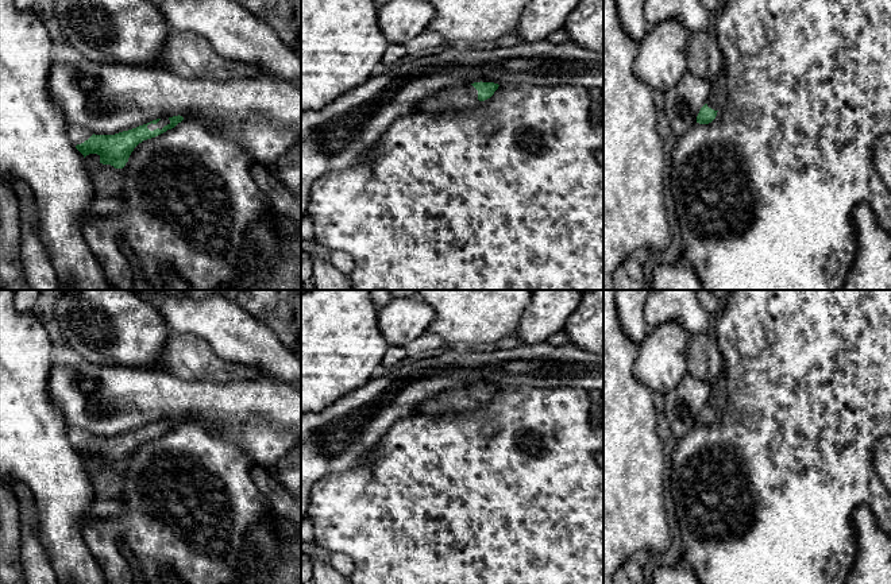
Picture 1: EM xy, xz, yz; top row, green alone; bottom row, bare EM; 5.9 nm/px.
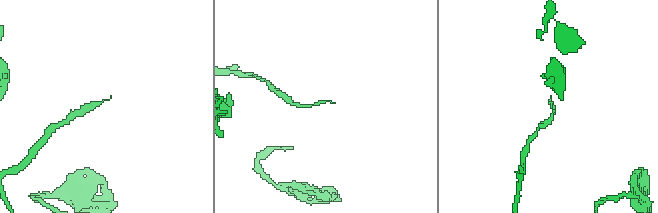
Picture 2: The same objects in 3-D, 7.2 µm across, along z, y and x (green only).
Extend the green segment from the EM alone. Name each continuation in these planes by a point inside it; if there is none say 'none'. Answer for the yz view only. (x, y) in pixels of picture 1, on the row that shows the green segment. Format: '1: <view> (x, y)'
1: yz (718, 92)

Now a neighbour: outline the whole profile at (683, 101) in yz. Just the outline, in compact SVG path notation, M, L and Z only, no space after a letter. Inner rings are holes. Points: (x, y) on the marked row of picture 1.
M686 71L680 81L666 92L664 113L676 138L683 136L697 121L711 92L711 82Z

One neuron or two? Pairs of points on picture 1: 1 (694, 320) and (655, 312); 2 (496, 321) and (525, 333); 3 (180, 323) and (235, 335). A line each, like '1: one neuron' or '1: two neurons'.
1: one neuron
2: two neurons
3: one neuron

